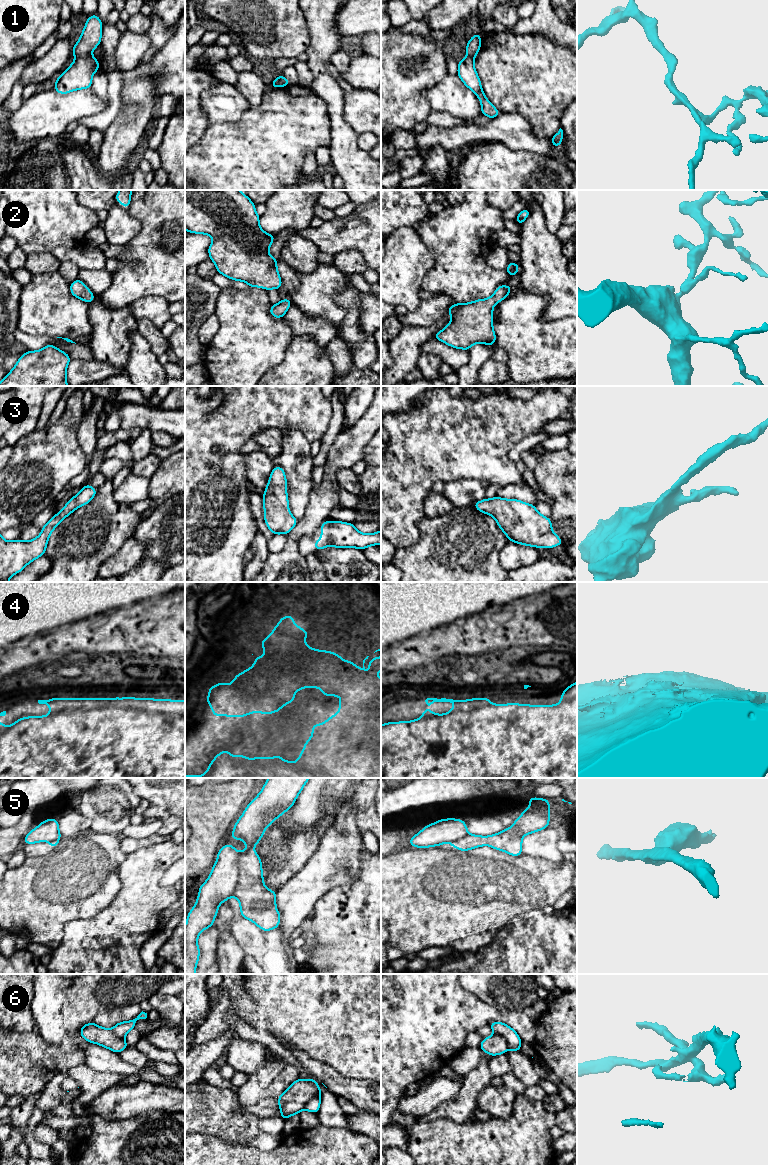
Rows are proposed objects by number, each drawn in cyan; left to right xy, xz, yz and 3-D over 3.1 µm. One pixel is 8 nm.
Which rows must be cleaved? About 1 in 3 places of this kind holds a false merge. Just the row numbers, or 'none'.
1, 5, 6

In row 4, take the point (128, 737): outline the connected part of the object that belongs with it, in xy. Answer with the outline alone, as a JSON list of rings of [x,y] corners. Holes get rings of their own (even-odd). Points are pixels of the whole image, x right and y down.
[[[52,698],[50,700],[38,700],[39,704],[47,704],[50,713],[47,716],[22,717],[7,727],[0,723],[0,778],[185,778],[185,701],[183,700],[154,700],[148,698]]]

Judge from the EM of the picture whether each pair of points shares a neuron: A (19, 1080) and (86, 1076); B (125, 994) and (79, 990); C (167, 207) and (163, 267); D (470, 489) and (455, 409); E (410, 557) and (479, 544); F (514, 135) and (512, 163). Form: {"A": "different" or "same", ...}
{"A": "different", "B": "same", "C": "same", "D": "different", "E": "same", "F": "different"}

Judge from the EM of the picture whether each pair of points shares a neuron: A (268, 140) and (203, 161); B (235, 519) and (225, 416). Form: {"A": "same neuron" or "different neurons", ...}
{"A": "same neuron", "B": "same neuron"}

